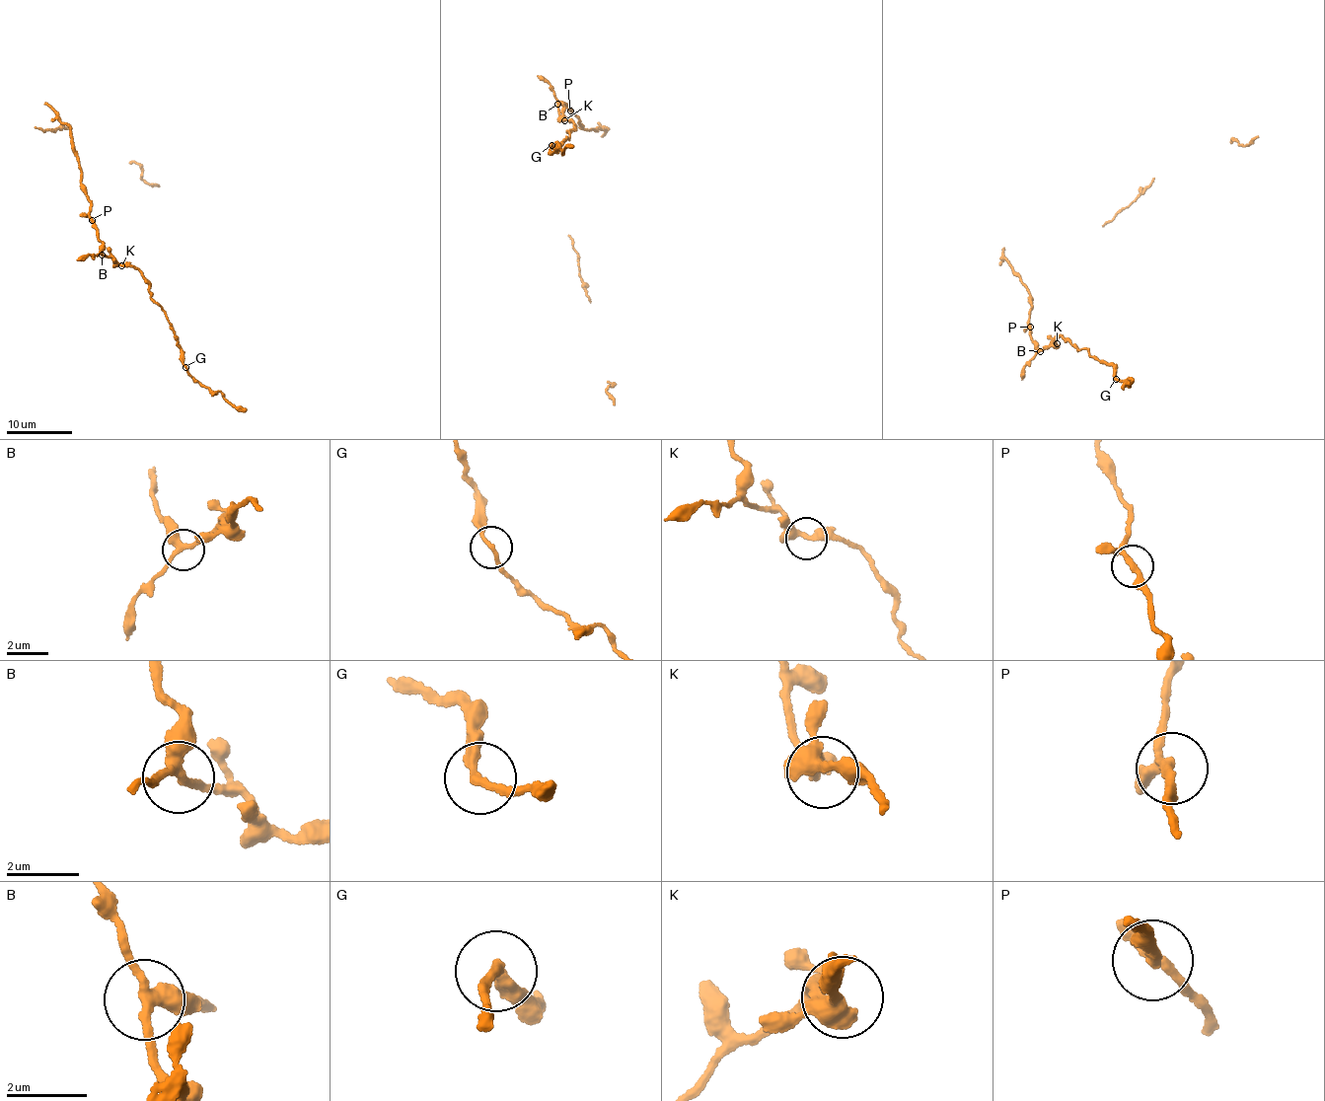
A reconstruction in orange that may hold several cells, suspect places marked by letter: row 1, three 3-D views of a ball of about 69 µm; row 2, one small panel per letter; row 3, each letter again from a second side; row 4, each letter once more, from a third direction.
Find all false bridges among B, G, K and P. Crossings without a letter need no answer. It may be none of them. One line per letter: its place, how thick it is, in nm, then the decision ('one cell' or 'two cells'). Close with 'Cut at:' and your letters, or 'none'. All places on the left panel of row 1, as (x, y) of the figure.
B: at (102, 255); 280 nm thick; one cell
G: at (185, 367); 190 nm thick; one cell
K: at (121, 265); 320 nm thick; one cell
P: at (92, 220); 200 nm thick; one cell
Cut at: none

